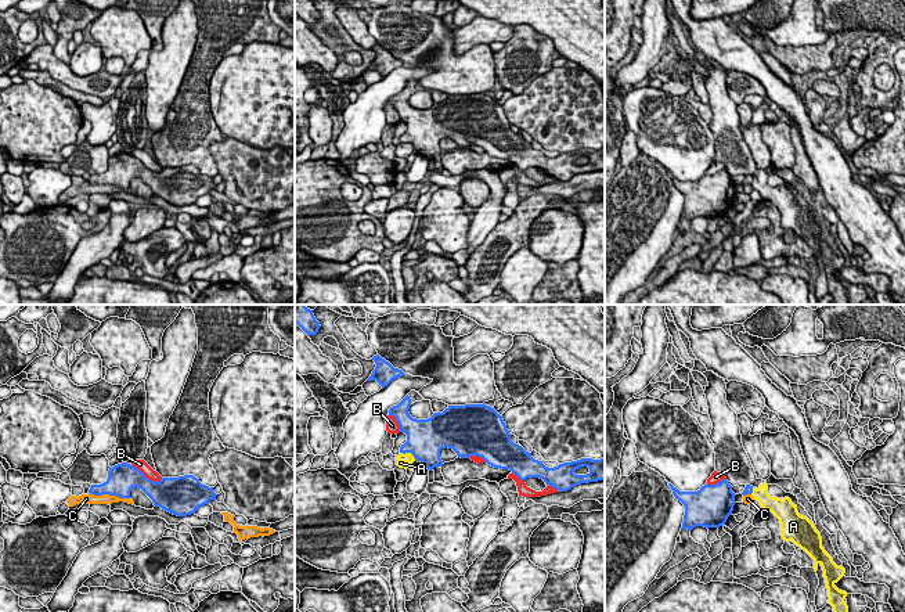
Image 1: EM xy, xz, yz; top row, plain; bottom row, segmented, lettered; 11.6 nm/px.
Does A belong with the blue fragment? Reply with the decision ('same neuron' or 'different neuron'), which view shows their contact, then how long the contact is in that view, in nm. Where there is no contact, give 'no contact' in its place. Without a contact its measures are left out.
different neuron | xz | 220 nm

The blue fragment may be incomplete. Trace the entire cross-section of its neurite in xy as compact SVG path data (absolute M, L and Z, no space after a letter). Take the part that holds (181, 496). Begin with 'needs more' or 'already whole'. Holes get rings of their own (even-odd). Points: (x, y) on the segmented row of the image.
already whole; M127 462L109 468L108 479L101 485L91 485L89 493L130 498L130 492L136 487L141 489L155 507L177 516L195 514L199 507L216 500L217 496L213 487L202 485L194 475L162 478L154 482Z

